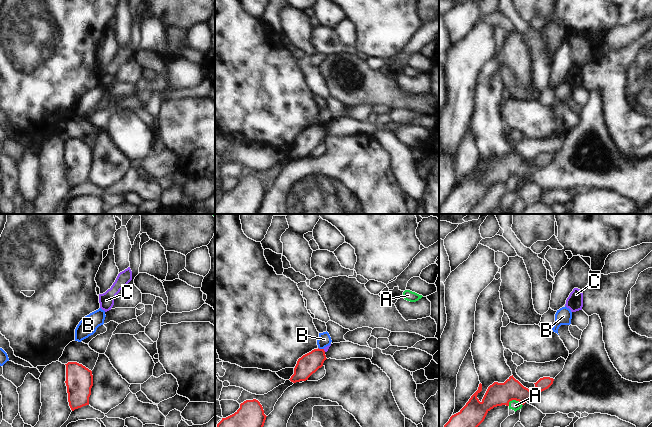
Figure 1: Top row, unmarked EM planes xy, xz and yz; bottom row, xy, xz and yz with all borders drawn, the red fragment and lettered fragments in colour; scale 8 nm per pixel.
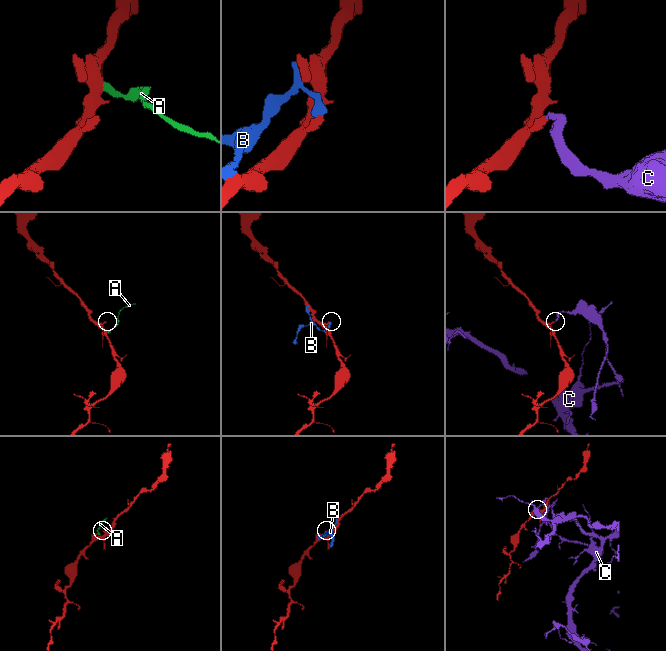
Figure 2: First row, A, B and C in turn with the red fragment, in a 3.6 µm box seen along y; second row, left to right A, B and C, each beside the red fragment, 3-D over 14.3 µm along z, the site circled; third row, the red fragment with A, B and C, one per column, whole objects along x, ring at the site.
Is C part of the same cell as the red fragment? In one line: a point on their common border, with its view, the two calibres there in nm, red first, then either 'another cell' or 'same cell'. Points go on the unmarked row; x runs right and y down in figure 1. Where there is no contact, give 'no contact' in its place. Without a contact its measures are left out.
xz (323, 126) | 160/30 nm | another cell

